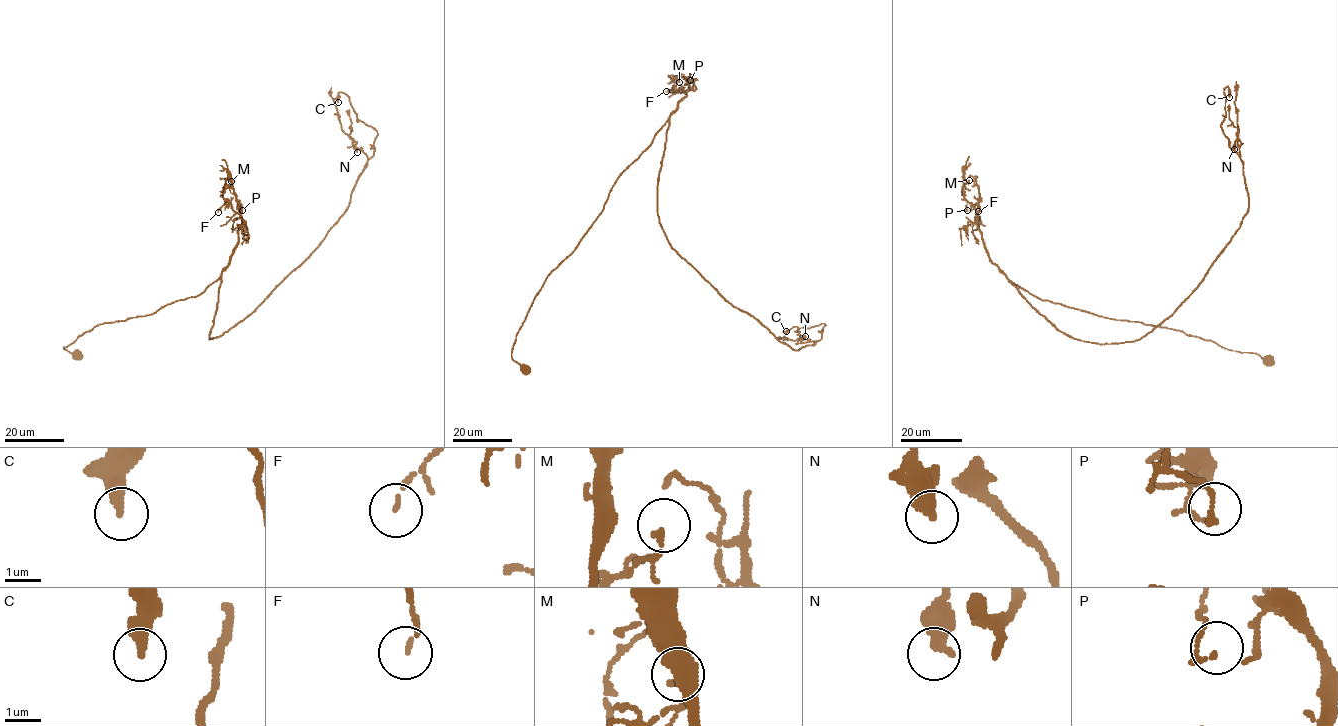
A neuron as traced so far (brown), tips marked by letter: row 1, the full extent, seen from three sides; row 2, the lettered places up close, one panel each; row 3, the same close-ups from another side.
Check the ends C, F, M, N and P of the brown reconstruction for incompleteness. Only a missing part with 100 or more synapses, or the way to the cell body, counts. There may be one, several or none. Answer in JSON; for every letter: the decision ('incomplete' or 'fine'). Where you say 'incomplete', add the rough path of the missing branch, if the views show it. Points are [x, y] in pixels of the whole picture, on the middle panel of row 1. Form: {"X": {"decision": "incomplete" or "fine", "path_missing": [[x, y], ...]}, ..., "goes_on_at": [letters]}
{"C": {"decision": "fine"}, "F": {"decision": "fine"}, "M": {"decision": "fine"}, "N": {"decision": "fine"}, "P": {"decision": "fine"}, "goes_on_at": []}

